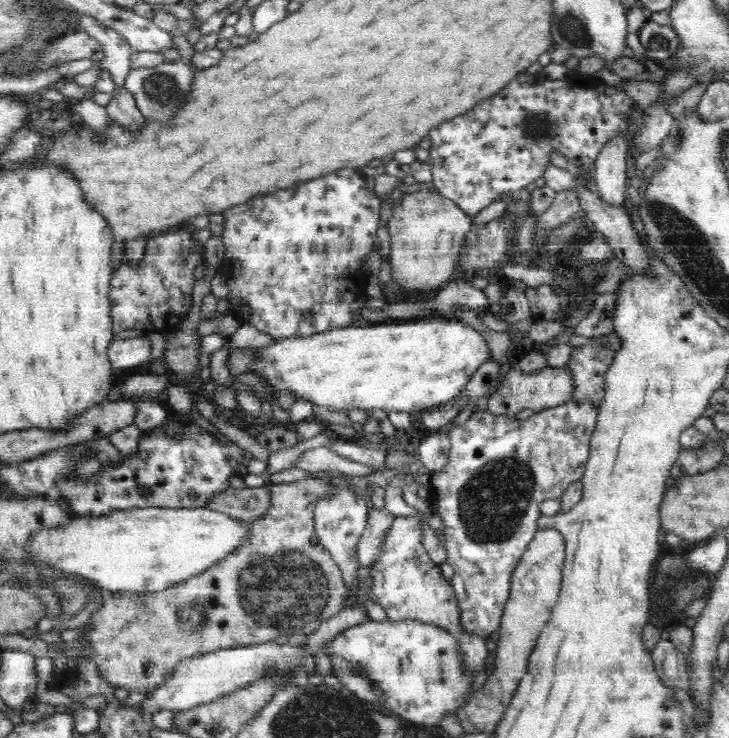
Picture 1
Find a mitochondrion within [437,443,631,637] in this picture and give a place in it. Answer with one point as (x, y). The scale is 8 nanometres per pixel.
(494, 501)

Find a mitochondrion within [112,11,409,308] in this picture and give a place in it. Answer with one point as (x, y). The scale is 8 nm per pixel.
(161, 88)

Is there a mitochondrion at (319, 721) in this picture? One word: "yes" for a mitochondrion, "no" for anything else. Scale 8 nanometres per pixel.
yes

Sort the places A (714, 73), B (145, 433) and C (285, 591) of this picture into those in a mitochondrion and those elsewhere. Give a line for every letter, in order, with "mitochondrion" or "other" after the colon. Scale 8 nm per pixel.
A: other
B: other
C: mitochondrion

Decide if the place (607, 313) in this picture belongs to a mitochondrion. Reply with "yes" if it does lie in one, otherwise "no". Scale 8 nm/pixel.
no

